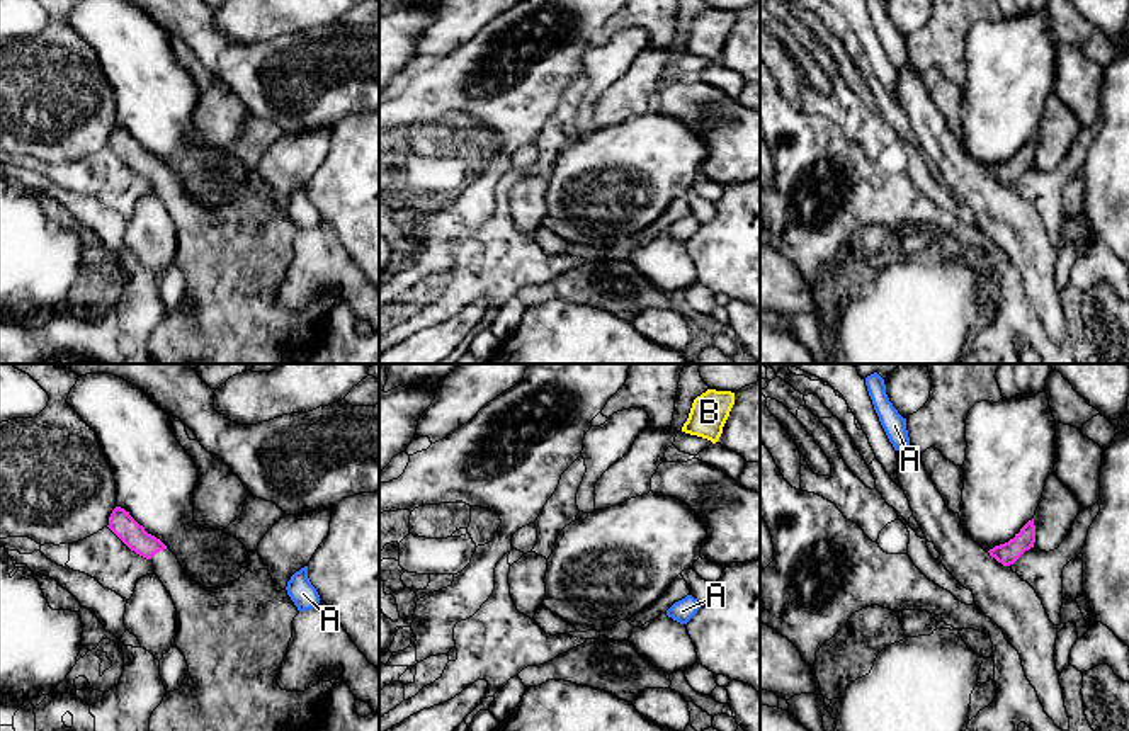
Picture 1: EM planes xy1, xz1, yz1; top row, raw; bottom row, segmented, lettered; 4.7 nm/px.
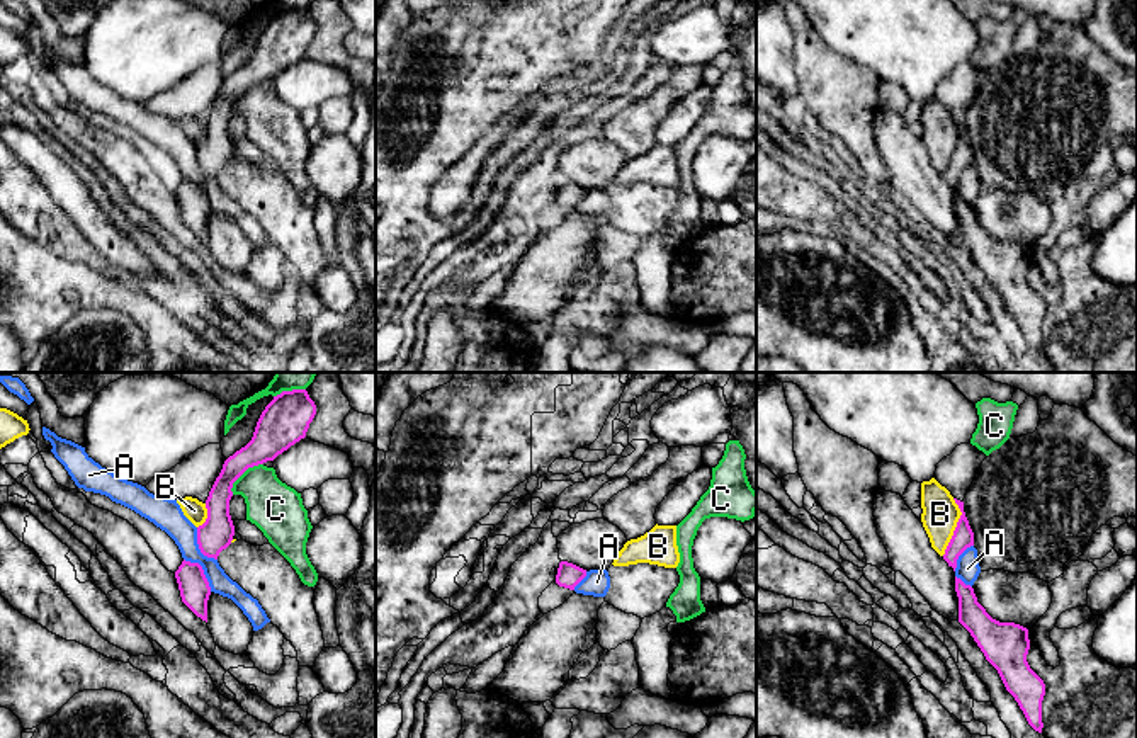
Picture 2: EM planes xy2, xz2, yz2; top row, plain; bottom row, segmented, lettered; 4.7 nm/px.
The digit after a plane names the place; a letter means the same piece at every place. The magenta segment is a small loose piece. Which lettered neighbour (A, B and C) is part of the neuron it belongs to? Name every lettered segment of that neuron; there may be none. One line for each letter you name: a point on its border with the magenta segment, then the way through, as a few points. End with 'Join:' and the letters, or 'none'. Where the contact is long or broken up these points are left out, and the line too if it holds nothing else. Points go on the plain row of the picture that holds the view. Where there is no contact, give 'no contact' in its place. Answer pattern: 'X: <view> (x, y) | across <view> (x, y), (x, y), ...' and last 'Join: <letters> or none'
Join: none

